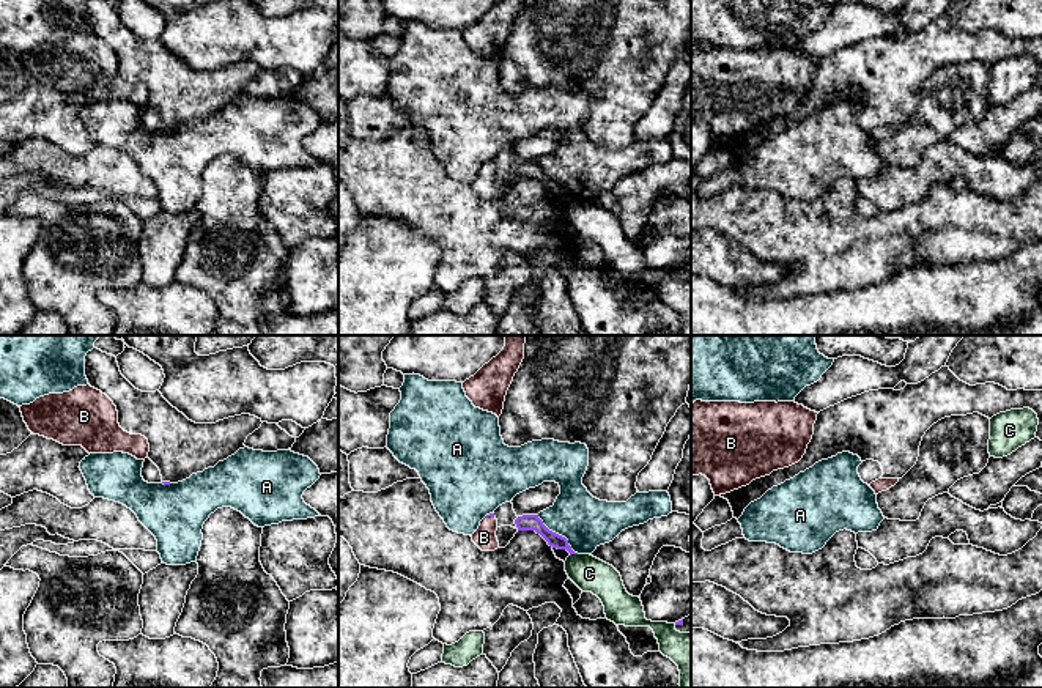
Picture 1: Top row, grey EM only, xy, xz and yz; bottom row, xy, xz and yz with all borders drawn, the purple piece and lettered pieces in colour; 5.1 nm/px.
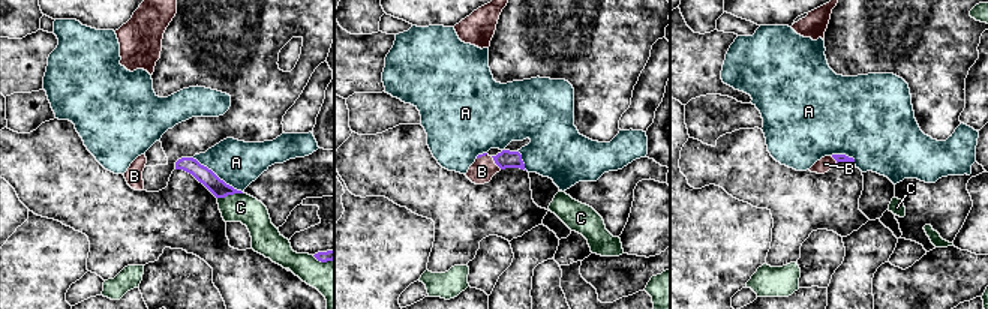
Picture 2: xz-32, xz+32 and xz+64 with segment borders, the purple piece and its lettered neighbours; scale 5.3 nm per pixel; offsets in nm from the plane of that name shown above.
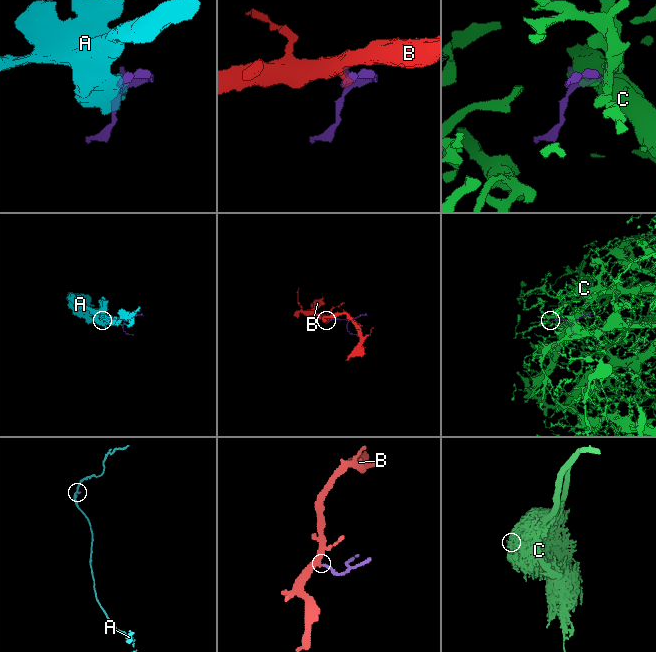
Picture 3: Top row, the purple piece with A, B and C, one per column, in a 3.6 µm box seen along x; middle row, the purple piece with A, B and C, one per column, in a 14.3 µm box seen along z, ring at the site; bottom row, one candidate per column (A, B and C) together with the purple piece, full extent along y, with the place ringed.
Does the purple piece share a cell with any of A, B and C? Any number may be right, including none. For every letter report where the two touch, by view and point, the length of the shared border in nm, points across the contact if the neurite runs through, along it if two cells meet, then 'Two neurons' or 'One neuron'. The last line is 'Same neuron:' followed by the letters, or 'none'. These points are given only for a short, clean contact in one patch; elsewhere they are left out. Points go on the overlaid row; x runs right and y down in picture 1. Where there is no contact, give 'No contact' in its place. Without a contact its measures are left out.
A: Touches purple at xz (557, 534). Shared border 300 nm. Two neurons
B: Touches purple at xz (490, 515). Shared border 40 nm. Path across: xz (490, 514), (490, 515), (484, 537). One neuron
C: Touches purple at xz (573, 553). Shared border 40 nm. Two neurons
Same neuron: B

